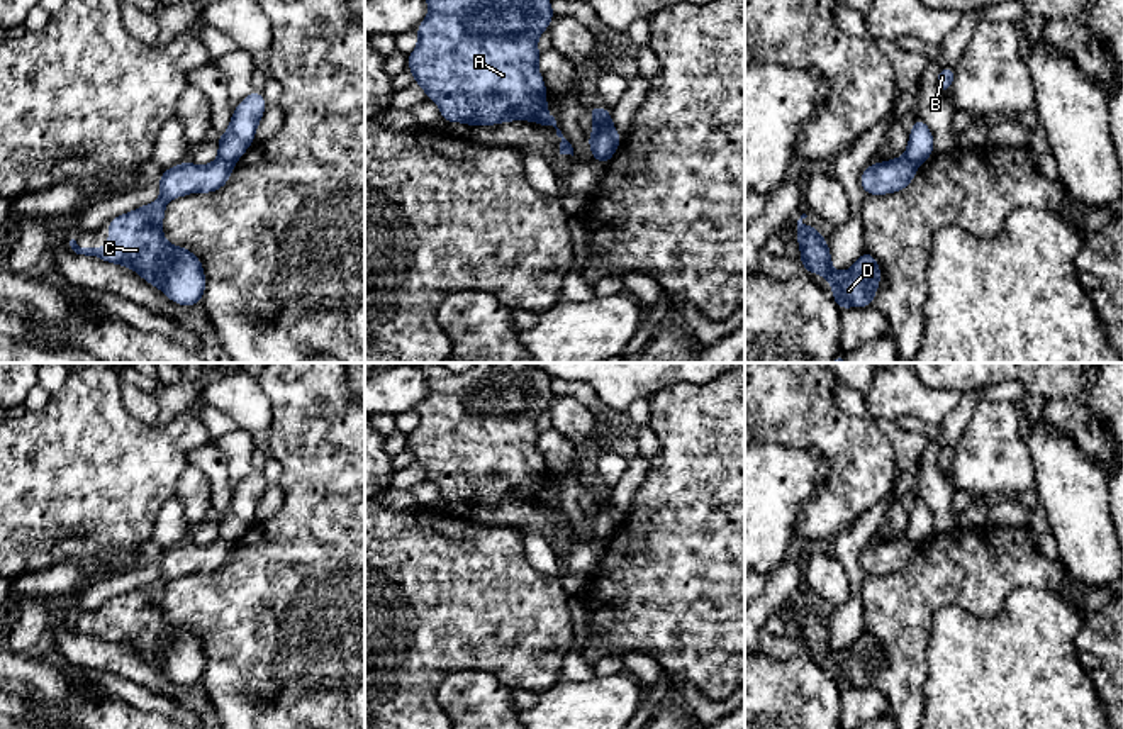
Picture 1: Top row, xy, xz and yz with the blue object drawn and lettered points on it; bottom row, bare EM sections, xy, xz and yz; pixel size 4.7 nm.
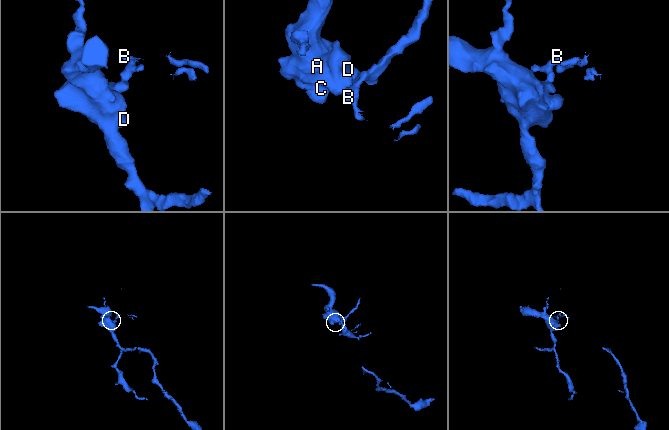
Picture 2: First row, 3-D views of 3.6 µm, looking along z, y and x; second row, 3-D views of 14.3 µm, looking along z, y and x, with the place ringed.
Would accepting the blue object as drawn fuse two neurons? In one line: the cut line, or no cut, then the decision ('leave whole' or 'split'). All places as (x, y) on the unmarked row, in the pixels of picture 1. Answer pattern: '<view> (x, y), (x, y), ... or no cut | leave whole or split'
xy (219, 534), (233, 543) | split

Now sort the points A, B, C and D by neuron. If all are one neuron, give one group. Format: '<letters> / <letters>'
A C D / B

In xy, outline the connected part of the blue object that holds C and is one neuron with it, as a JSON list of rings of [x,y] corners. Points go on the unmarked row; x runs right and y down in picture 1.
[[[221,536],[207,546],[183,541],[163,549],[158,559],[161,575],[156,582],[107,602],[107,627],[80,627],[75,619],[70,620],[70,626],[76,634],[132,648],[178,685],[202,683],[205,671],[202,641],[190,629],[165,620],[161,607],[165,587],[171,578],[195,571],[217,571],[229,561],[232,549],[234,543]]]

